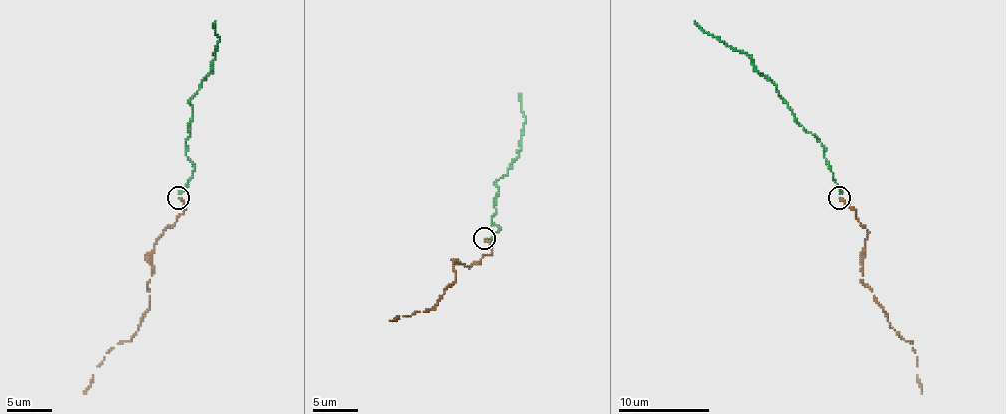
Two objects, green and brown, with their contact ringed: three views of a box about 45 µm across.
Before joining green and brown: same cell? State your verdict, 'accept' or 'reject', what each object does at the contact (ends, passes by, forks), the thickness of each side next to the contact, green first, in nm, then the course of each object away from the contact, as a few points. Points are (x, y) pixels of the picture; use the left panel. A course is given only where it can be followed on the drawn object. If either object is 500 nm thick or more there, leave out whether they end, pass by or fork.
accept; green ends; brown ends; calibres 200 and 240 nm; course green (179, 198), (195, 171), (186, 155), (188, 123), (192, 116), (190, 98), (213, 69), (220, 41), (215, 21); course brown (179, 198), (186, 209), (158, 239), (152, 255), (149, 307), (136, 334), (106, 352), (83, 393)

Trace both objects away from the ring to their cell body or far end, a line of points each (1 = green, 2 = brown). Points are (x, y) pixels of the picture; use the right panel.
1: (840, 198), (824, 155), (824, 146), (799, 123), (753, 62), (719, 41), (695, 21)
2: (840, 198), (853, 209), (867, 230), (862, 282), (899, 334), (910, 341), (921, 393)

